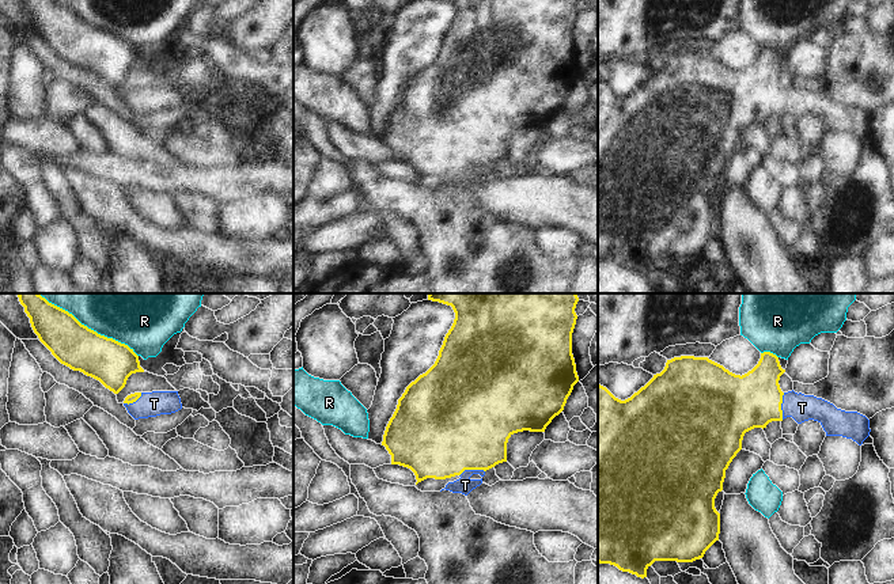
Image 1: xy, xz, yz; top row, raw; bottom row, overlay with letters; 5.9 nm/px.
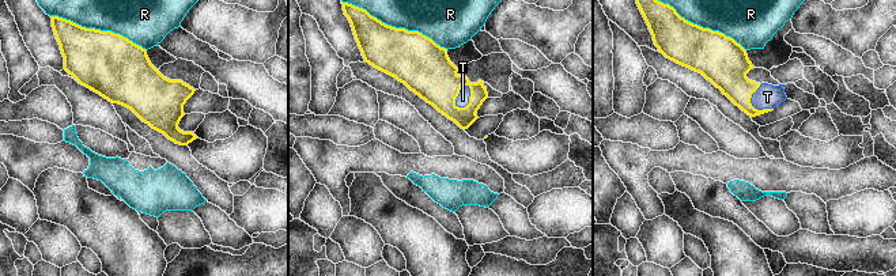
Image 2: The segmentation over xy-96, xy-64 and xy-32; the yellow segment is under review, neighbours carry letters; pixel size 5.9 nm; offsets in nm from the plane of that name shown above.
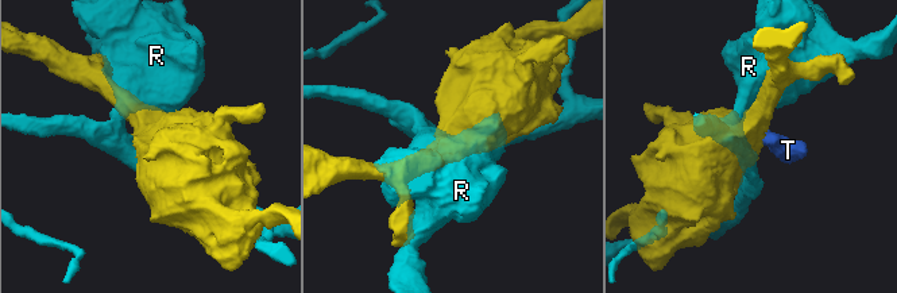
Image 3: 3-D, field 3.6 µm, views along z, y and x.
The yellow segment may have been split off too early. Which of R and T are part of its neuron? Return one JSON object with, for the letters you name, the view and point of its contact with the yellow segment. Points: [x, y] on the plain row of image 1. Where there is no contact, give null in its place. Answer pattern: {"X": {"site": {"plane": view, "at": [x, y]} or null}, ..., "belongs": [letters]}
{"T": {"site": {"plane": "yz", "at": [780, 102]}}, "belongs": ["T"]}

